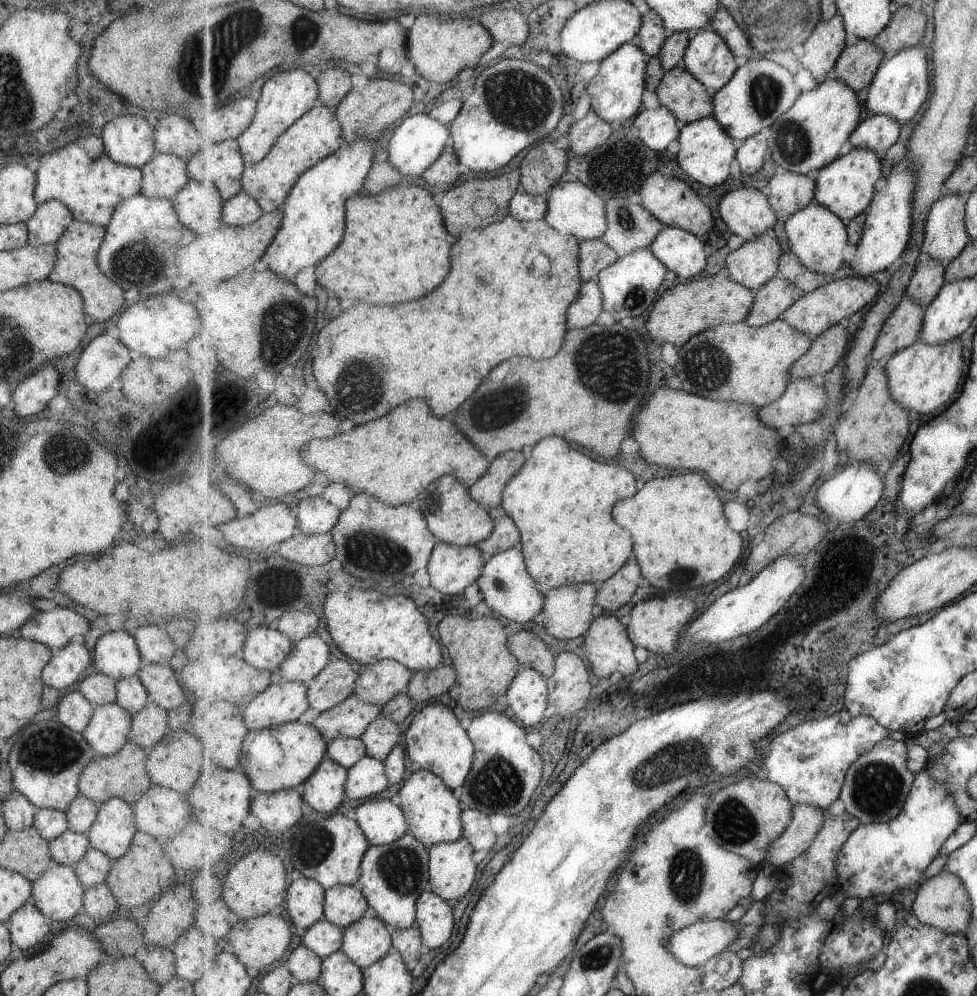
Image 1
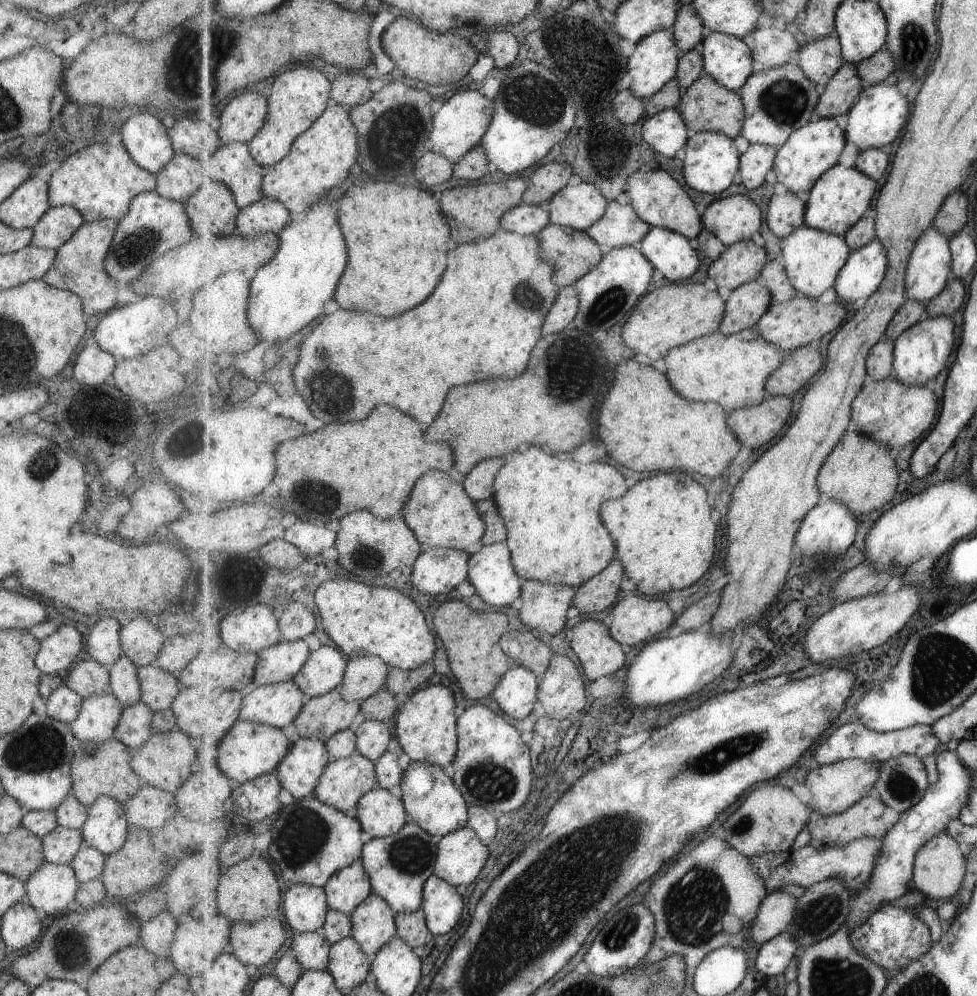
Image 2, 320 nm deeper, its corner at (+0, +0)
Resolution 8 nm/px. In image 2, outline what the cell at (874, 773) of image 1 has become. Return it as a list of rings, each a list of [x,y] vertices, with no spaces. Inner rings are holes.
[[[903,754],[899,758],[881,762],[879,780],[873,788],[874,794],[887,807],[903,815],[925,798],[929,786],[927,768],[921,759]]]

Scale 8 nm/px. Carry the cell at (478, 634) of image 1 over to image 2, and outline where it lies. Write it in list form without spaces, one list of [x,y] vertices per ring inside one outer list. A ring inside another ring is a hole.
[[[449,600],[441,604],[433,618],[433,628],[443,642],[450,668],[461,690],[471,700],[491,696],[499,682],[517,666],[513,657],[503,651],[501,640],[509,629],[509,616],[503,610],[484,613],[471,609],[463,600]]]

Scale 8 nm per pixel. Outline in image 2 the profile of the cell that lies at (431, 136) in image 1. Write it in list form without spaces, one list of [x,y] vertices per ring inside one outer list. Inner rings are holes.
[[[463,90],[457,92],[450,99],[447,99],[443,106],[434,114],[433,130],[431,133],[433,148],[432,150],[446,156],[457,164],[468,152],[481,145],[483,137],[490,130],[490,124],[494,120],[494,99],[489,100],[487,95],[477,90]]]

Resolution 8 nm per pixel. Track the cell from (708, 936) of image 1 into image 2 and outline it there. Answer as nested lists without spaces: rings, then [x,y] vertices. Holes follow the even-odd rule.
[[[785,891],[768,894],[752,925],[754,943],[761,947],[791,928],[797,918],[798,904],[799,899]]]

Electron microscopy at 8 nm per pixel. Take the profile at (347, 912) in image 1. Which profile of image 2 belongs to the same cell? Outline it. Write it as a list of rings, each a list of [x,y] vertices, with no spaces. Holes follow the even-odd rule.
[[[361,861],[341,868],[331,876],[324,888],[330,908],[350,916],[374,892],[370,874]]]

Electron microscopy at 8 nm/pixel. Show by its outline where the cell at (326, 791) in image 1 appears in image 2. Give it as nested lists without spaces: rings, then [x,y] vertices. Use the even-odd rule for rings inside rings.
[[[300,738],[291,746],[275,773],[284,789],[295,799],[302,800],[313,797],[331,762],[325,741]]]

